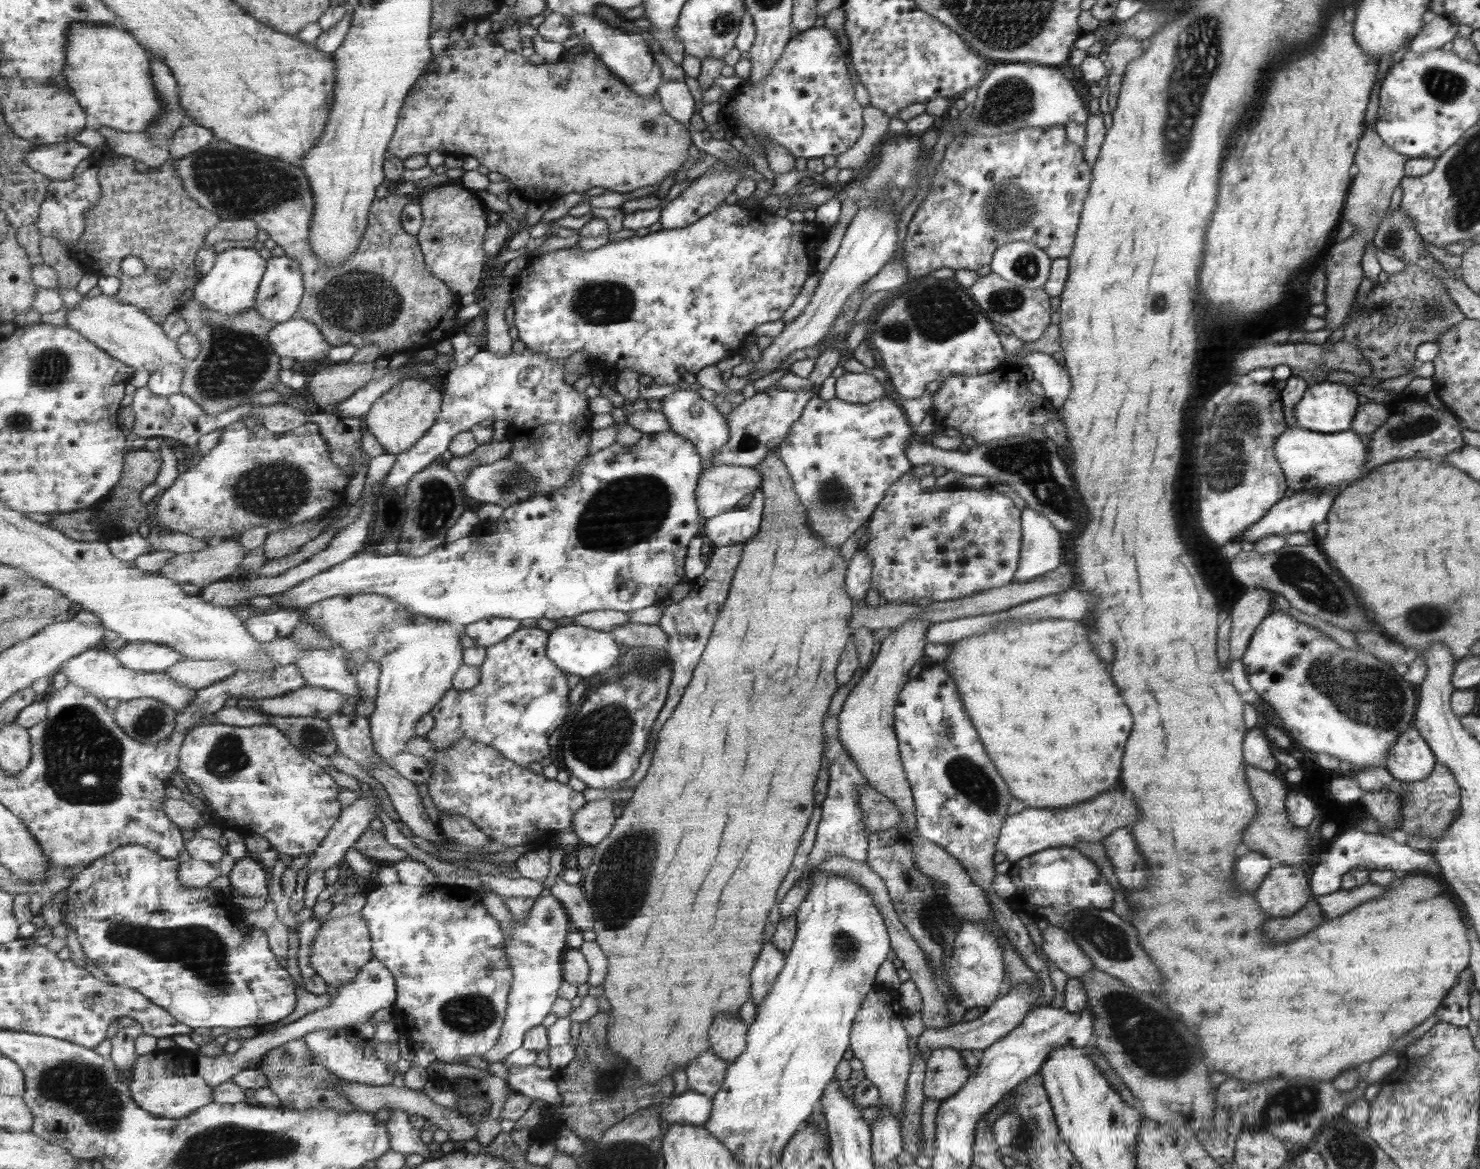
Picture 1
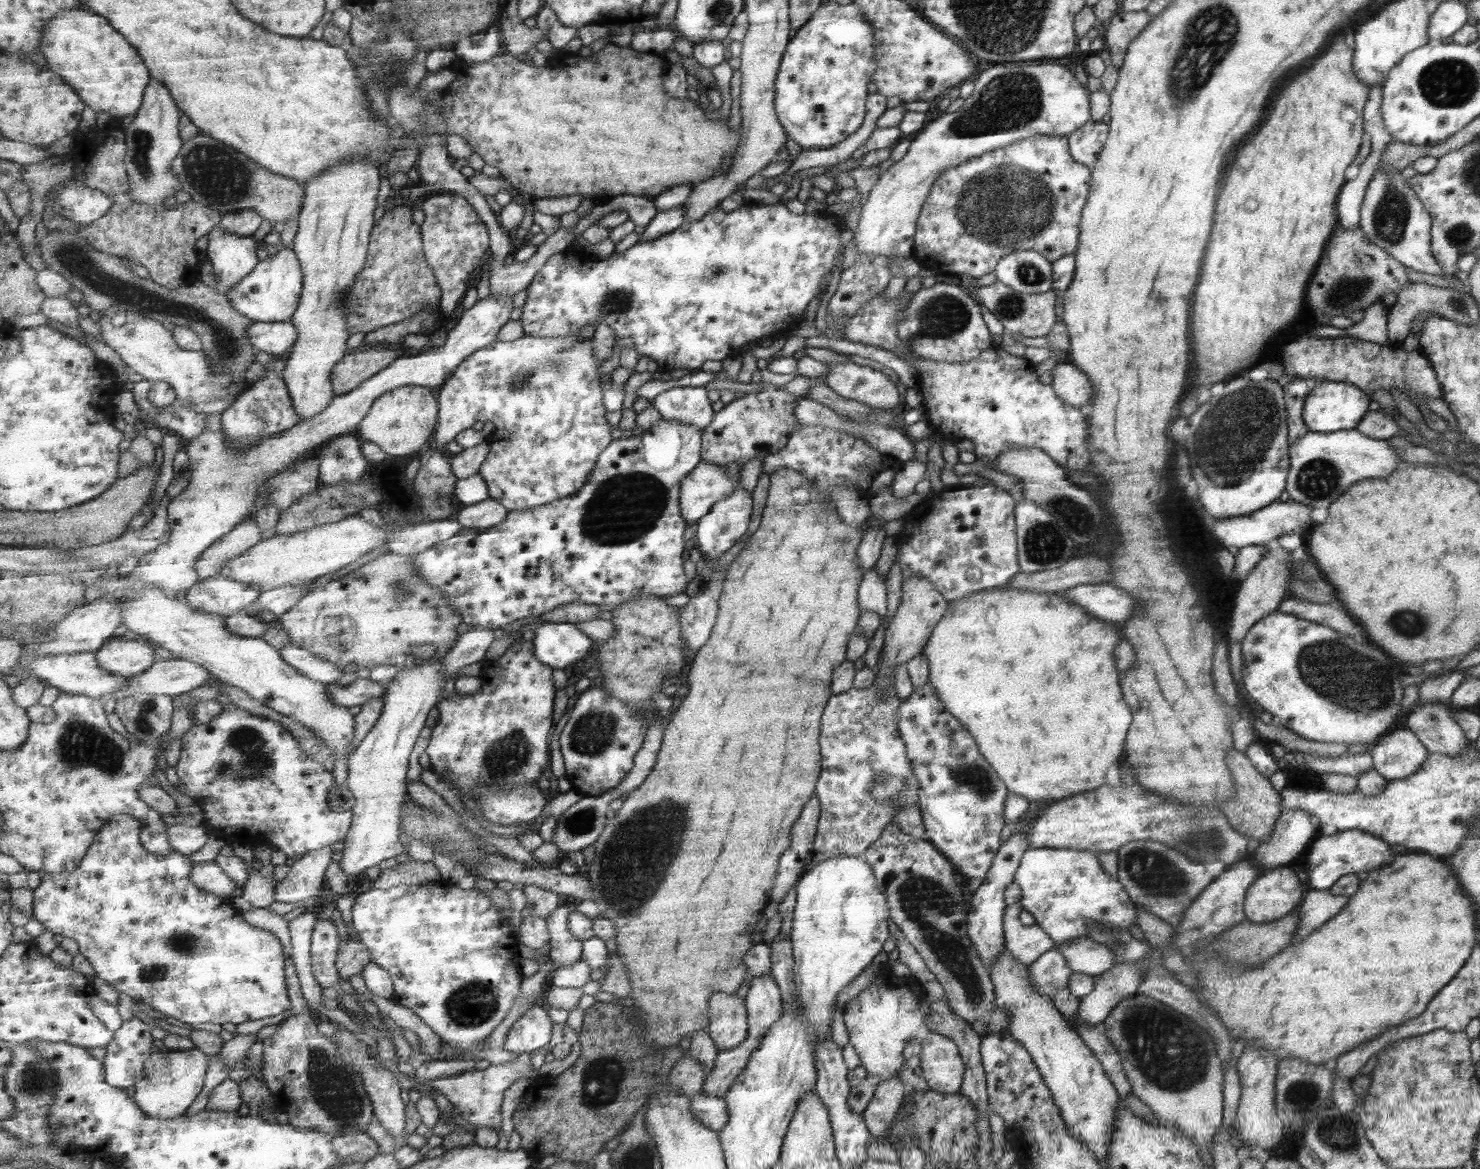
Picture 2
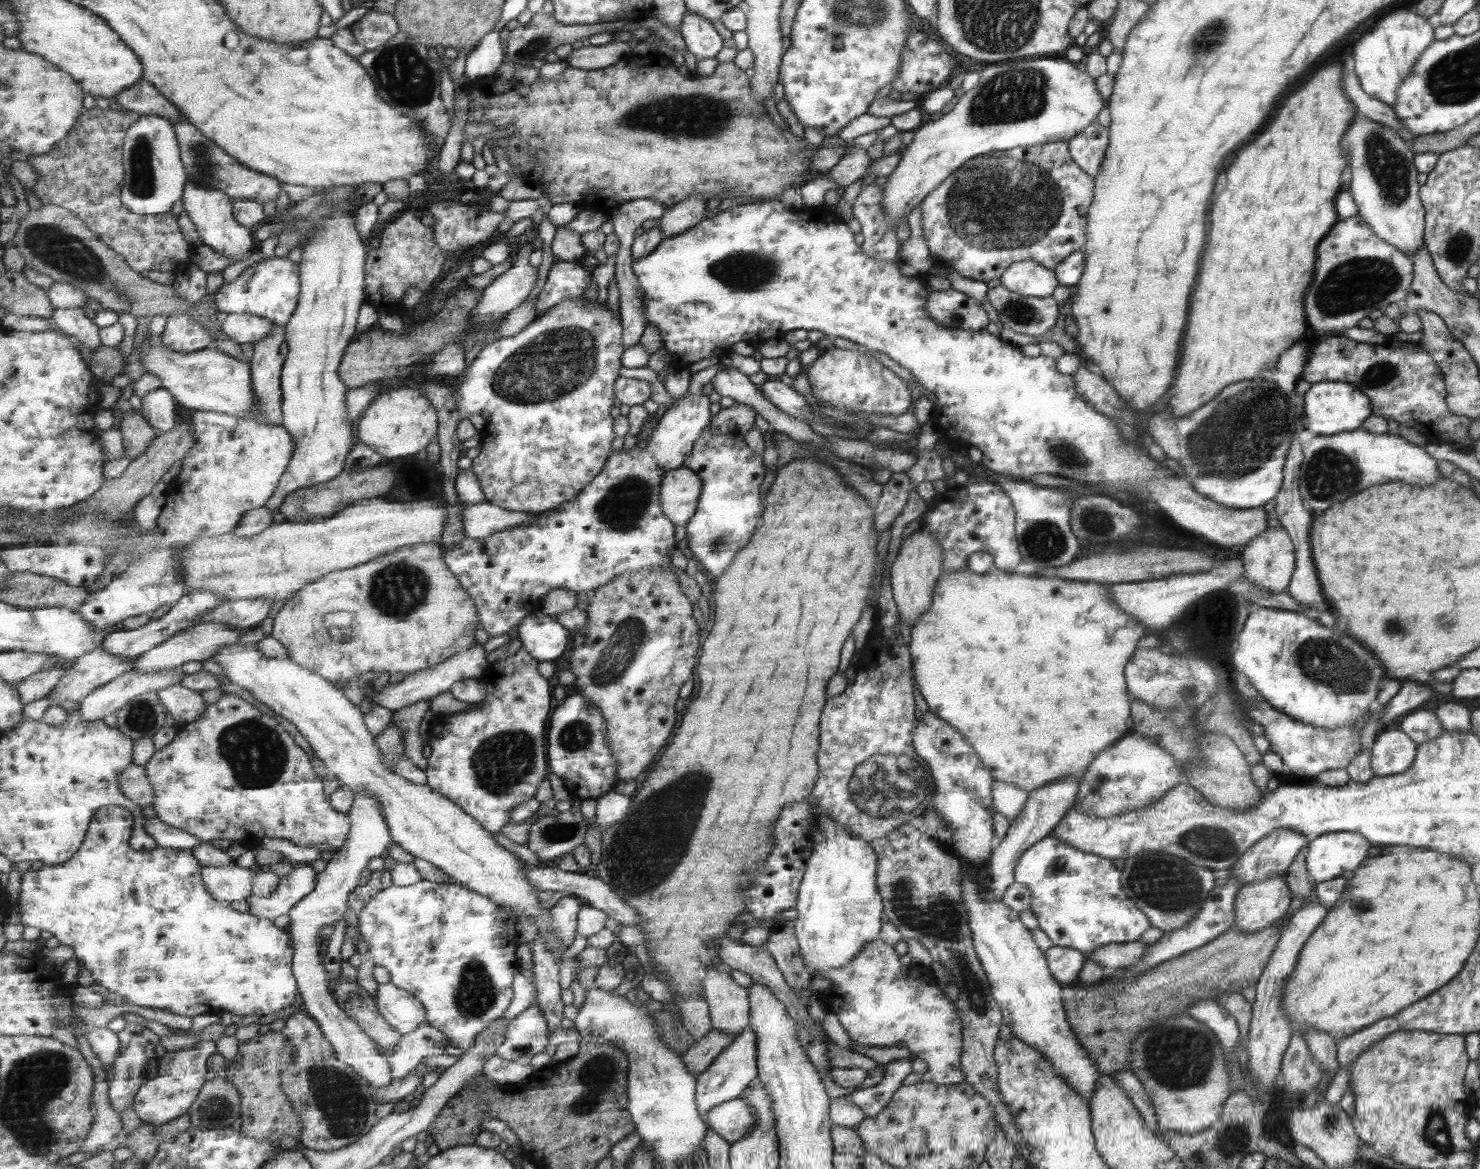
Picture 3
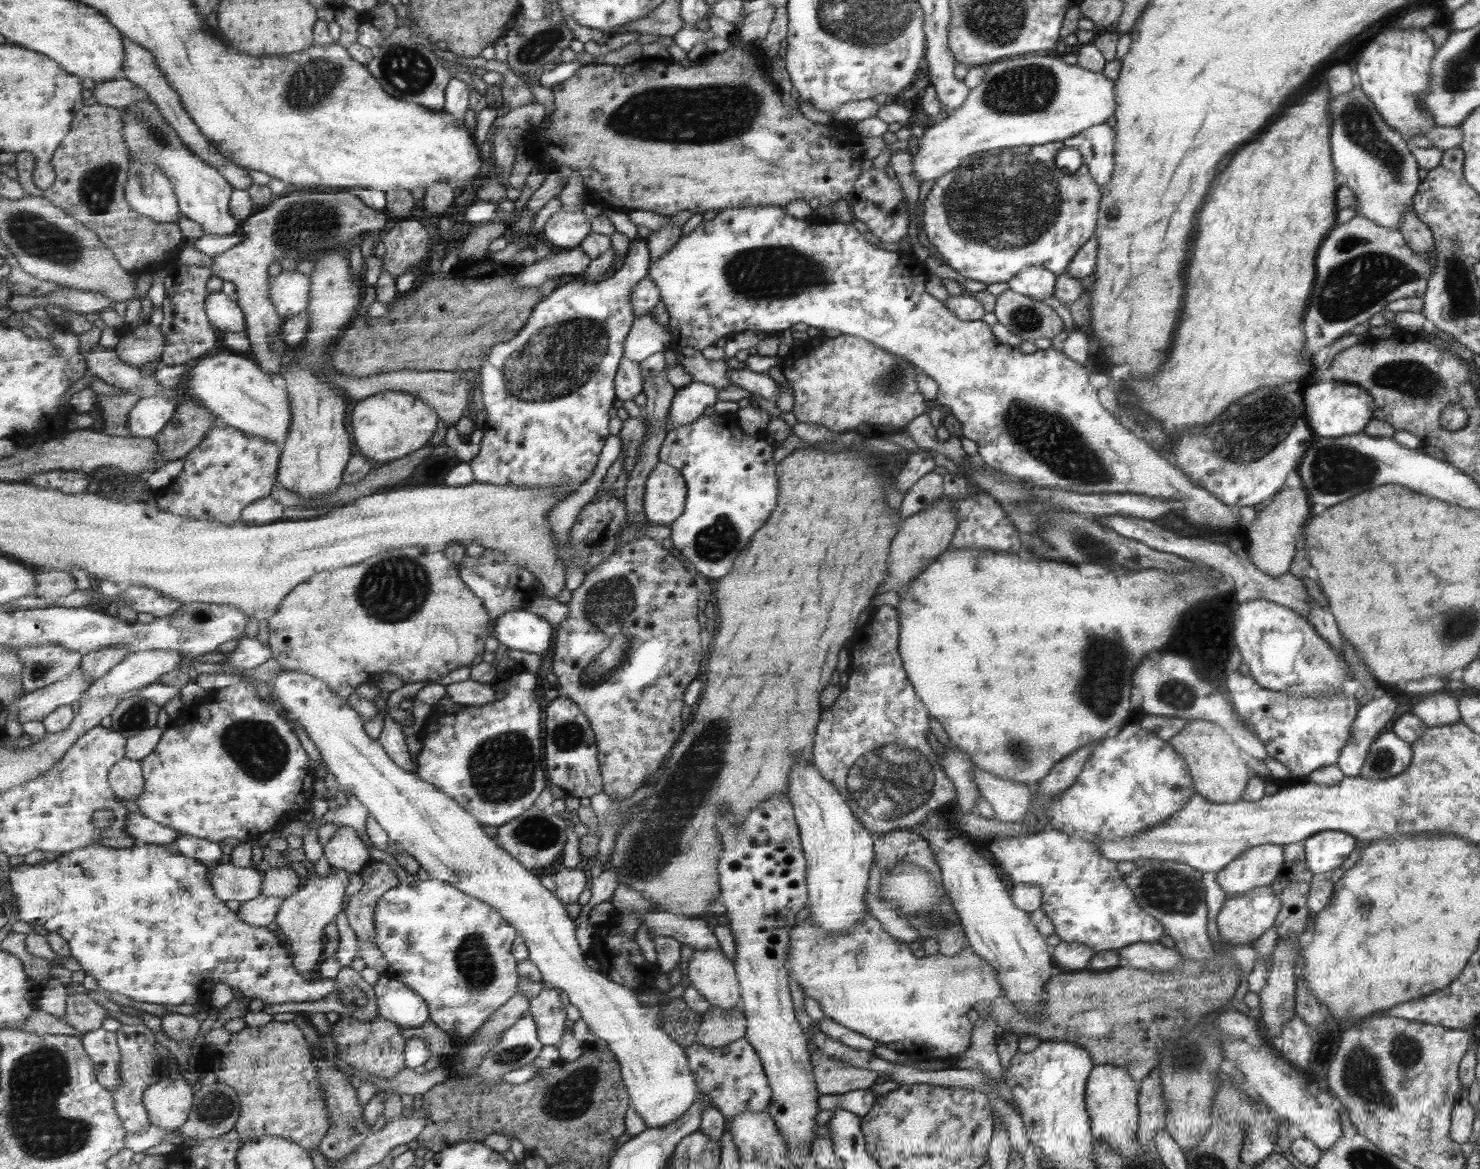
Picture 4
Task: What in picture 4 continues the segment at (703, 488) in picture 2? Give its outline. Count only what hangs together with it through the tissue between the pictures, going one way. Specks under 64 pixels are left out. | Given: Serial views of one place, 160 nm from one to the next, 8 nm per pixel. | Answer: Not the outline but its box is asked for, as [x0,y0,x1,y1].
[643,461,686,526]

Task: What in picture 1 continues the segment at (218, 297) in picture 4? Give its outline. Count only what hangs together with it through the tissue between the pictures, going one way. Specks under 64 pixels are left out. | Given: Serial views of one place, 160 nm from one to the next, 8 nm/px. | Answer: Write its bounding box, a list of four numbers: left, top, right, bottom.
[269,316,332,366]

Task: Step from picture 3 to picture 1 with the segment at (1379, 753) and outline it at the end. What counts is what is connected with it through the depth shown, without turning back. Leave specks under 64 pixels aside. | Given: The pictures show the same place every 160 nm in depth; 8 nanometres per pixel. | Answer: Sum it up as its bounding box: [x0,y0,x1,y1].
[1384,727,1437,783]

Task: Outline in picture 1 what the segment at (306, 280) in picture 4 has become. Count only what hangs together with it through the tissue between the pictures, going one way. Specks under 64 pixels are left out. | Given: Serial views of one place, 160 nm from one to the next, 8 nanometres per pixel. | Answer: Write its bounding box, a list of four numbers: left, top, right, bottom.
[254,254,305,324]

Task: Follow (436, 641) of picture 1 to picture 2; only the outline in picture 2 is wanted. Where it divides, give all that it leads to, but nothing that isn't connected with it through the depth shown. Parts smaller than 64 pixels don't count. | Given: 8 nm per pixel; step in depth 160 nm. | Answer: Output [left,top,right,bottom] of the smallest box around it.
[339,662,445,878]

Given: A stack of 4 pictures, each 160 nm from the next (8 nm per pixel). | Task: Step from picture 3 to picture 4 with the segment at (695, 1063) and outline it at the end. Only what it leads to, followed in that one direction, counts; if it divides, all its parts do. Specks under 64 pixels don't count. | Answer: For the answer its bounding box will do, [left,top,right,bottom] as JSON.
[695,1005,746,1049]

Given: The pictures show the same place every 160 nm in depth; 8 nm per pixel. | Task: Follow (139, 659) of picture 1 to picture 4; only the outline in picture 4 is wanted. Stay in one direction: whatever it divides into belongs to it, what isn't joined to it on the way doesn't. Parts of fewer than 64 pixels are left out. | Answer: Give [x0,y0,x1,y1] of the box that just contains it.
[12,668,93,724]

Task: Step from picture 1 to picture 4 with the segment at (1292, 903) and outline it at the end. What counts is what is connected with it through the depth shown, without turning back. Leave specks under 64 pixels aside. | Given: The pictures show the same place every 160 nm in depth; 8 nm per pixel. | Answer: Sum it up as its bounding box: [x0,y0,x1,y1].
[1215,886,1282,945]

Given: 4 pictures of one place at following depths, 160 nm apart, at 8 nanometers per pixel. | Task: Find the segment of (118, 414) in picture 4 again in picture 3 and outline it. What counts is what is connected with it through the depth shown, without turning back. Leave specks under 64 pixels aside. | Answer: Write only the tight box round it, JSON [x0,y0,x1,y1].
[119,412,157,461]

